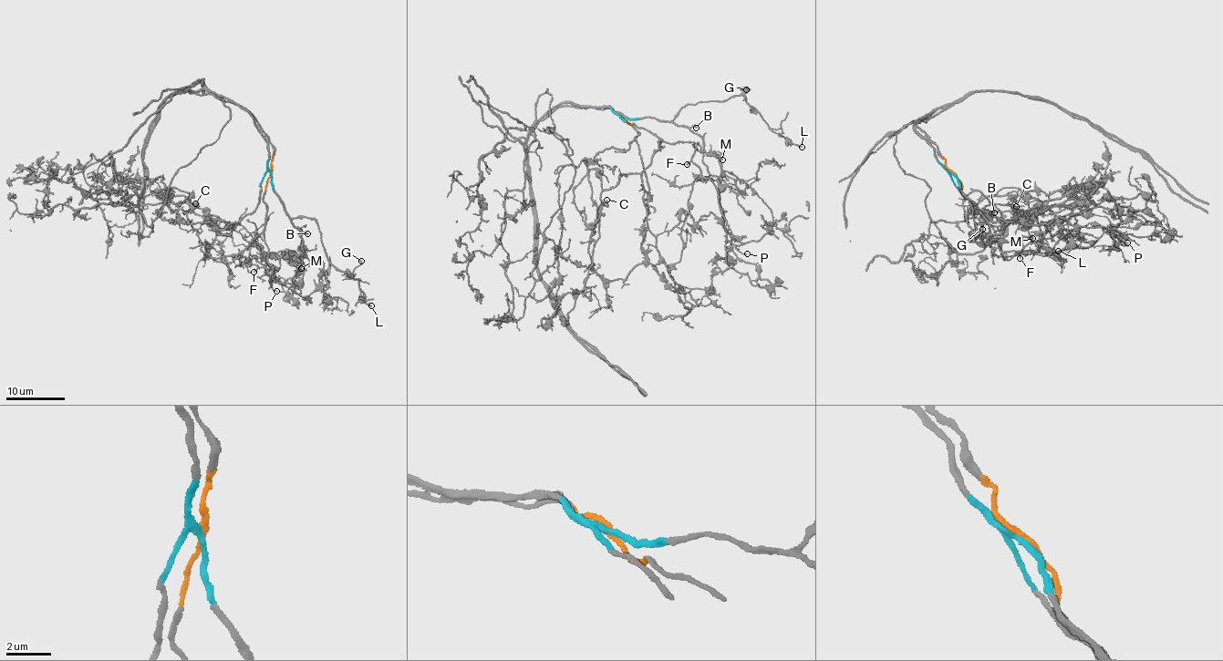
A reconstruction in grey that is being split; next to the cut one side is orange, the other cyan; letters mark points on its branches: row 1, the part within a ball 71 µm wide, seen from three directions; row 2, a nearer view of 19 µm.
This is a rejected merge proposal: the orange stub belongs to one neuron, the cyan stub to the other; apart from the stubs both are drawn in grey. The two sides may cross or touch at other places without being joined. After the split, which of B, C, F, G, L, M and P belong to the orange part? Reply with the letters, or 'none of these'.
C, F, P

